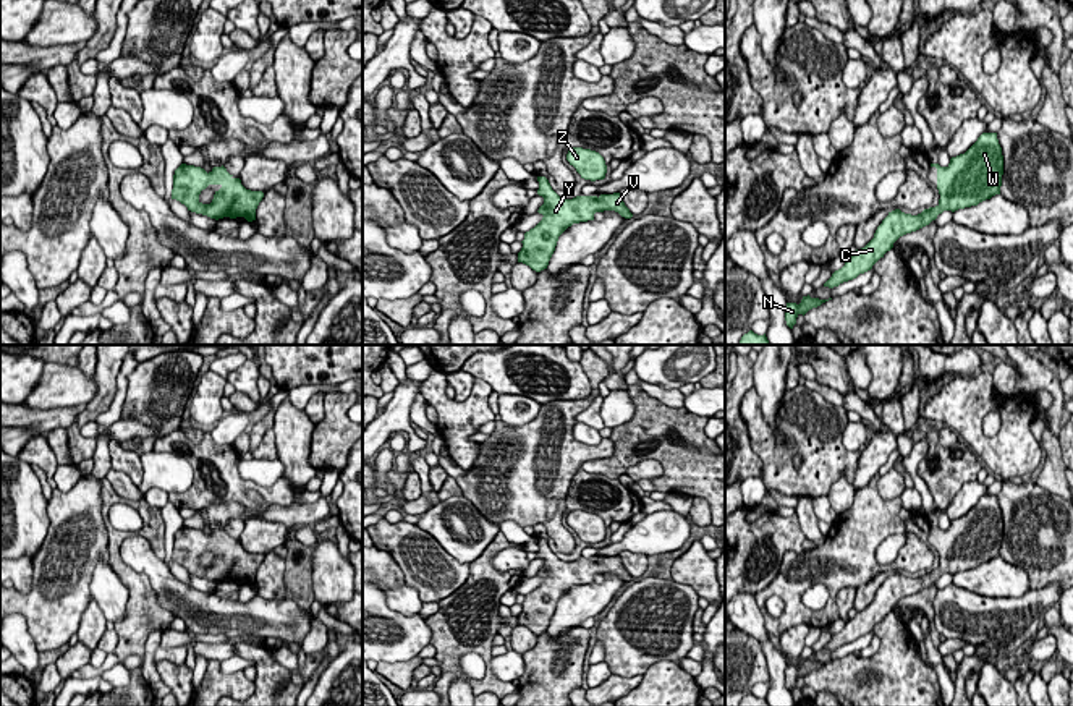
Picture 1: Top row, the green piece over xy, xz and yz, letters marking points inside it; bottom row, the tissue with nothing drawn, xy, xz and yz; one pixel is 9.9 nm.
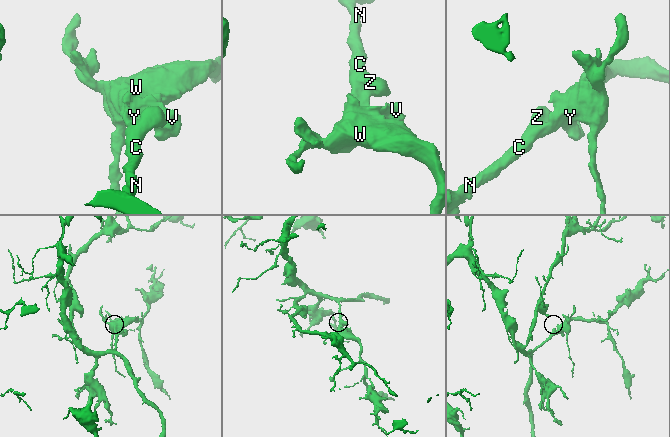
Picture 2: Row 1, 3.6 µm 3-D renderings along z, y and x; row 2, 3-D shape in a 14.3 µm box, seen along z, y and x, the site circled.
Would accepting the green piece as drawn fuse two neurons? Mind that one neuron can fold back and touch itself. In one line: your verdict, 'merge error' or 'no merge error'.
no merge error

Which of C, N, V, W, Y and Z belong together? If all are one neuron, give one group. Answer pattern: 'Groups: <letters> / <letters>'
Groups: C N V W Y Z

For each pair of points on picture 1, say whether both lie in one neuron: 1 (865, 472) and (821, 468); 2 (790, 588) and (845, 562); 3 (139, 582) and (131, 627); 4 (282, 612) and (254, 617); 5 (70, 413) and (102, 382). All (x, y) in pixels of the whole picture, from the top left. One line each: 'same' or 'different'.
1: different
2: same
3: same
4: same
5: different

